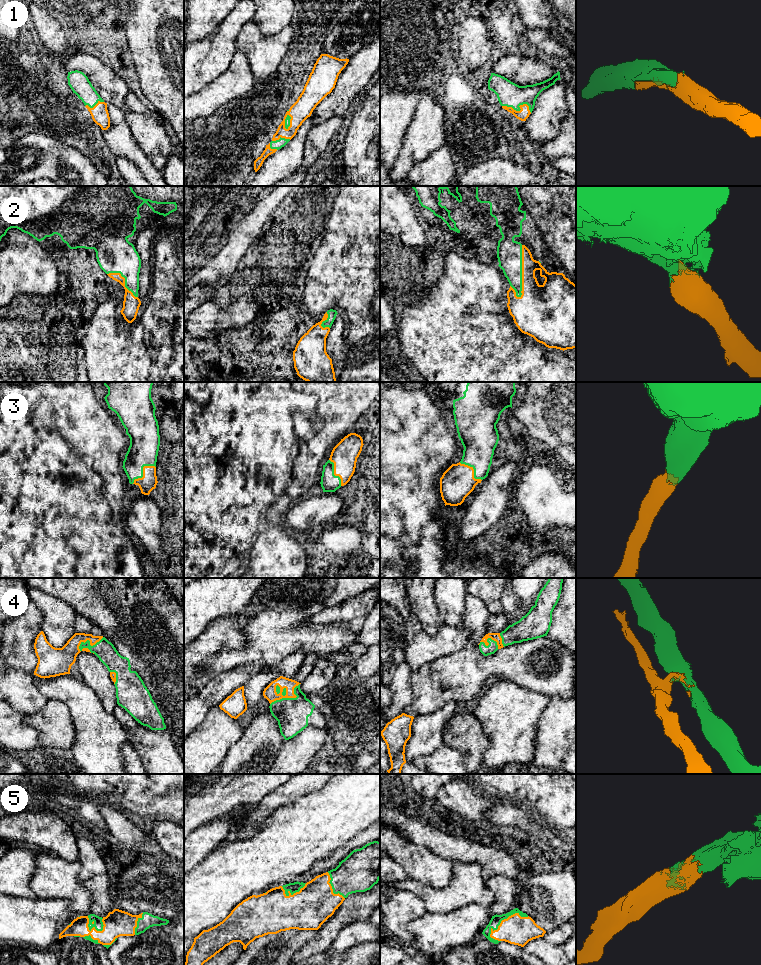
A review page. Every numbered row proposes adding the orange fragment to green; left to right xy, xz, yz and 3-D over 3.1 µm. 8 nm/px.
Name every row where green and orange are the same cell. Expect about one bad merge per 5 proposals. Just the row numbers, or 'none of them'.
1, 2, 3, 4, 5

